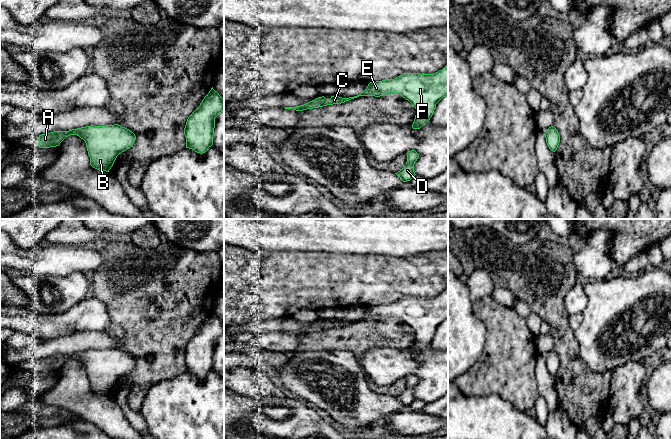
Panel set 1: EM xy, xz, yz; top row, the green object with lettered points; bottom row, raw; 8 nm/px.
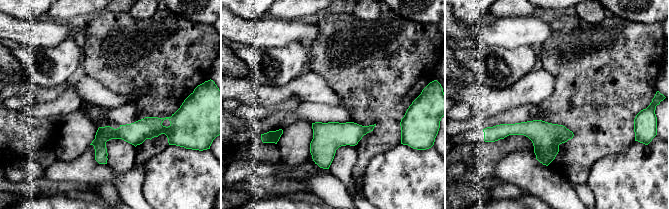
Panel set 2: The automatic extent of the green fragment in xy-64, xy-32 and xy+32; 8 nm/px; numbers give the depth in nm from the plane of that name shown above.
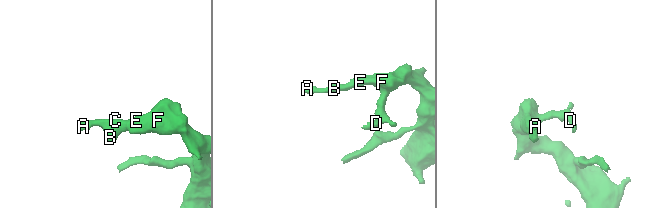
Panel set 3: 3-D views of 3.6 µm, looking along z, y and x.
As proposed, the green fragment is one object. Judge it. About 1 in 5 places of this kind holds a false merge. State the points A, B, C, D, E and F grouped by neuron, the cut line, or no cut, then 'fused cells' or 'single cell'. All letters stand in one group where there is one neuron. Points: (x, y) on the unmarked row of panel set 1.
A B C D E F; no cut; single cell

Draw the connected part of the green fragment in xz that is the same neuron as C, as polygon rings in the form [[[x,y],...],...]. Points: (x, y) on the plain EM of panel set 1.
[[[448,288],[434,298],[405,297],[394,303],[370,306],[361,318],[354,321],[331,320],[330,323],[326,323],[322,320],[304,329],[284,332],[303,335],[341,328],[359,320],[380,321],[390,317],[400,318],[415,331],[416,339],[412,352],[420,353],[432,341],[436,328],[448,319]]]

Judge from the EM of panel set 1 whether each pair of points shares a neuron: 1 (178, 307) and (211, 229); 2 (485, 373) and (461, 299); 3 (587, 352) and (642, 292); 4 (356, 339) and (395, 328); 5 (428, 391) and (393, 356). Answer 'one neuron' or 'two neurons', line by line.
1: two neurons
2: two neurons
3: one neuron
4: one neuron
5: one neuron

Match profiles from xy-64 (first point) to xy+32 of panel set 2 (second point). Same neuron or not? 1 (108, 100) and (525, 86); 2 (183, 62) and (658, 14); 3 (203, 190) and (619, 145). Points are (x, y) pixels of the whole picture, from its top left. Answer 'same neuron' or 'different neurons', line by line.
1: same neuron
2: different neurons
3: different neurons

